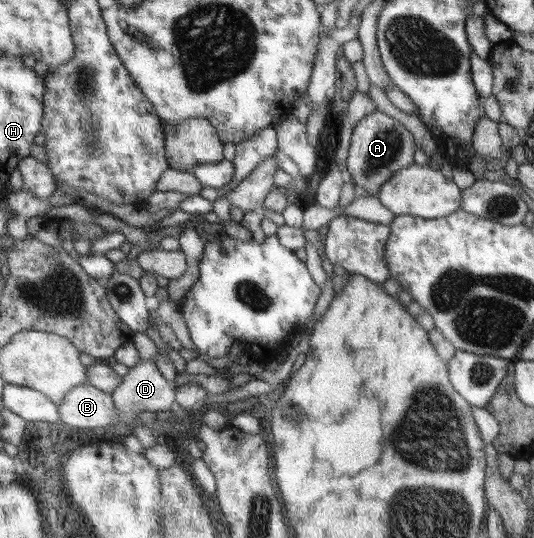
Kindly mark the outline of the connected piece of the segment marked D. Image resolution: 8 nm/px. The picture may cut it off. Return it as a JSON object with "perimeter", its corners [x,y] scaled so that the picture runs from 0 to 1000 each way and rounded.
{"perimeter":[[[264,667],[255,680],[242,684],[240,695],[228,701],[228,714],[213,723],[210,734],[213,749],[219,751],[223,777],[227,777],[223,783],[234,790],[247,788],[258,768],[270,764],[311,766],[326,762],[330,753],[328,714],[300,695],[290,678],[290,667]]]}

